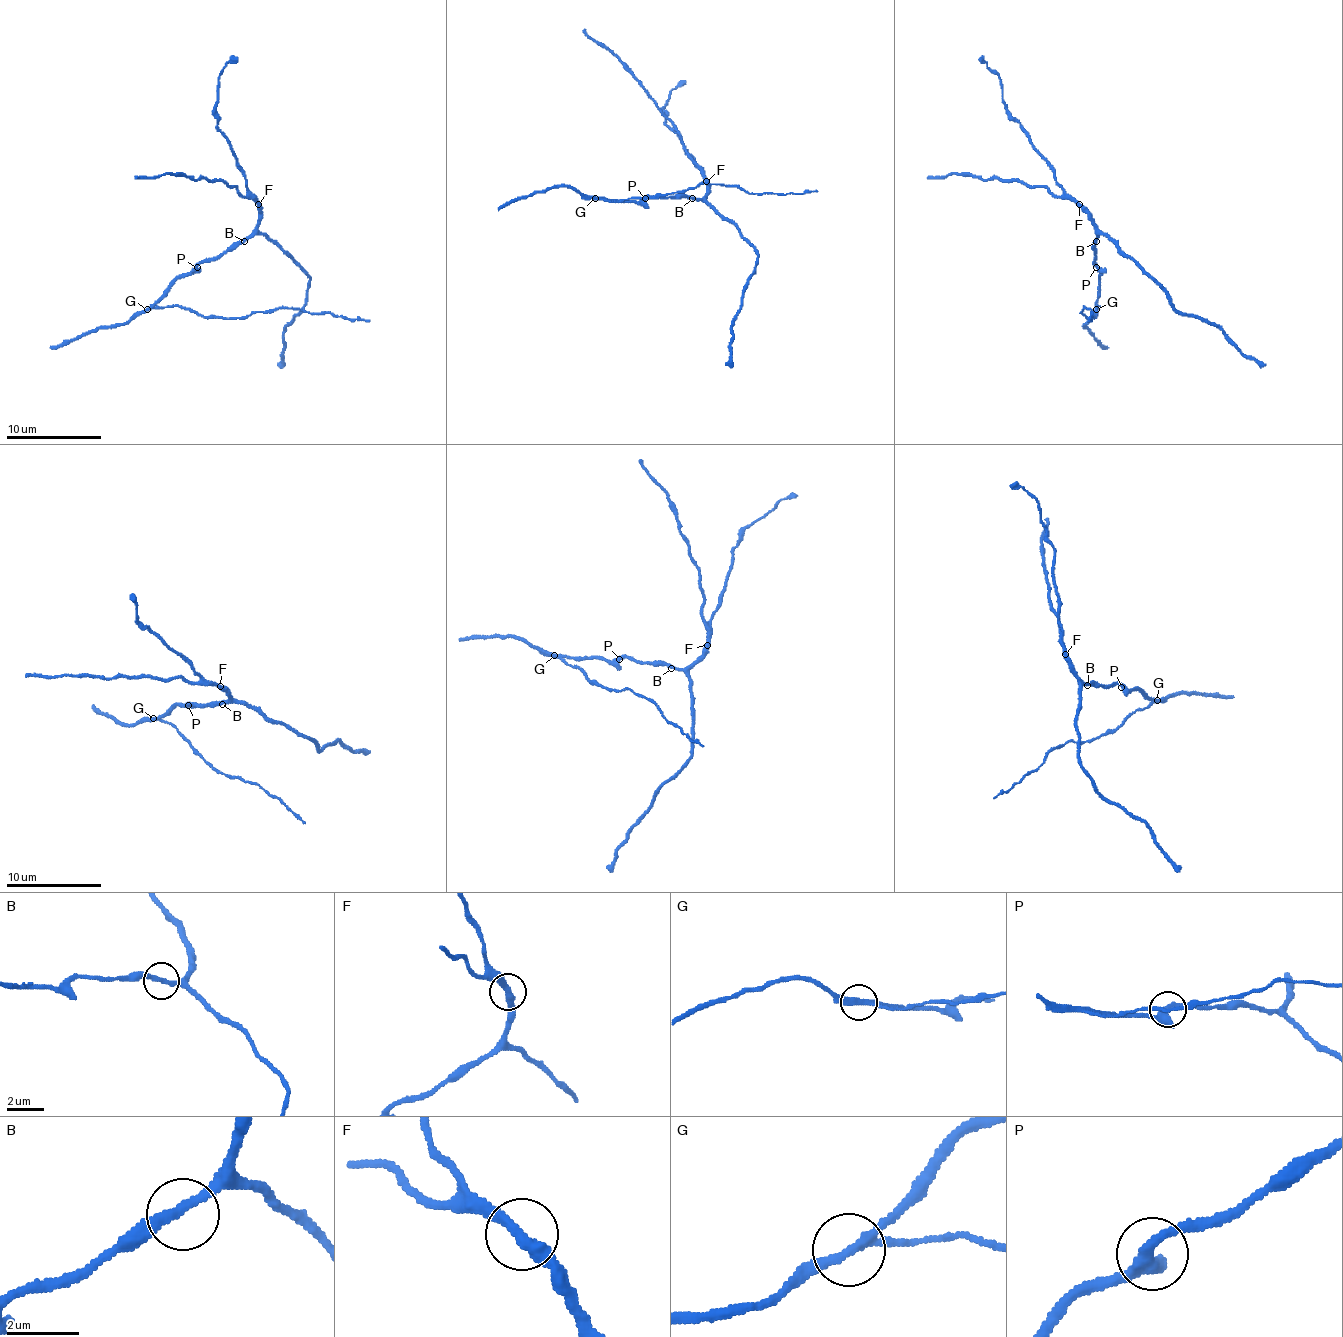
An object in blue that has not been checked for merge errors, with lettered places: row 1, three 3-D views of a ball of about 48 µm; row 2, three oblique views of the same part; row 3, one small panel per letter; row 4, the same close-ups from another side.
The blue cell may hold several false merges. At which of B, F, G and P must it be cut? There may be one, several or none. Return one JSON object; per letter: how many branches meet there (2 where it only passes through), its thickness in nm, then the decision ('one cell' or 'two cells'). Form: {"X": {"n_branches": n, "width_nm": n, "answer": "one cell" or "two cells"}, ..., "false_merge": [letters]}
{"B": {"n_branches": 2, "width_nm": 240, "answer": "one cell"}, "F": {"n_branches": 2, "width_nm": 360, "answer": "two cells"}, "G": {"n_branches": 3, "width_nm": 220, "answer": "two cells"}, "P": {"n_branches": 2, "width_nm": 380, "answer": "one cell"}, "false_merge": ["F", "G"]}

